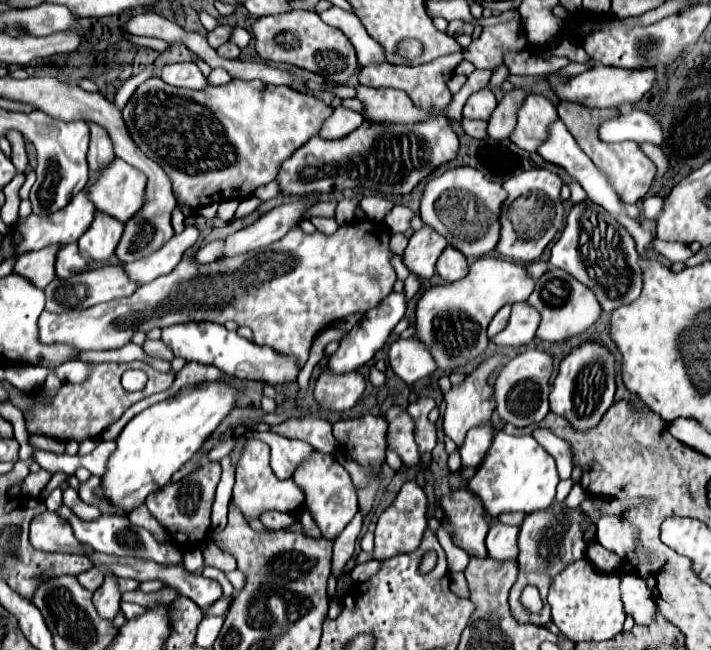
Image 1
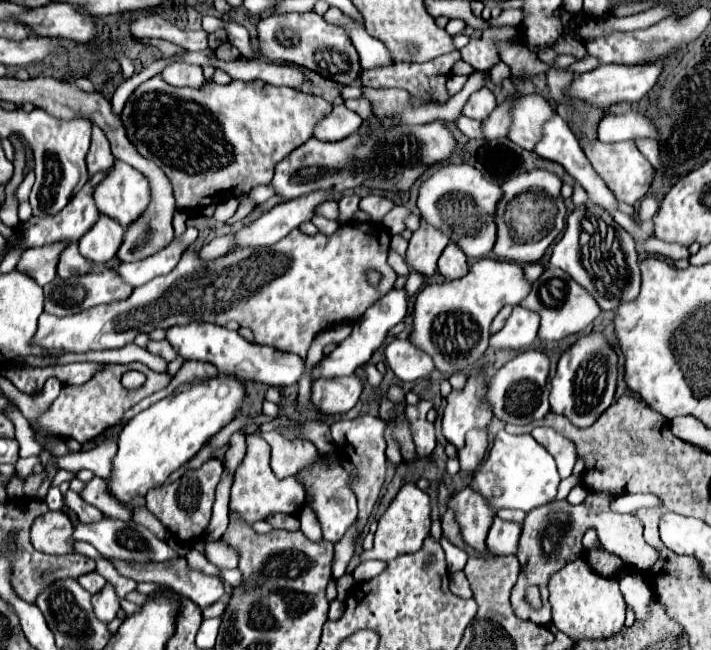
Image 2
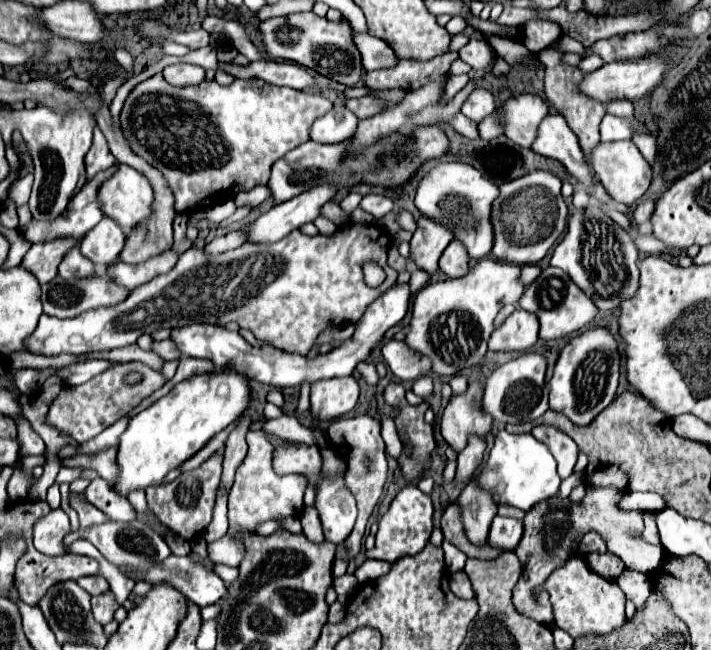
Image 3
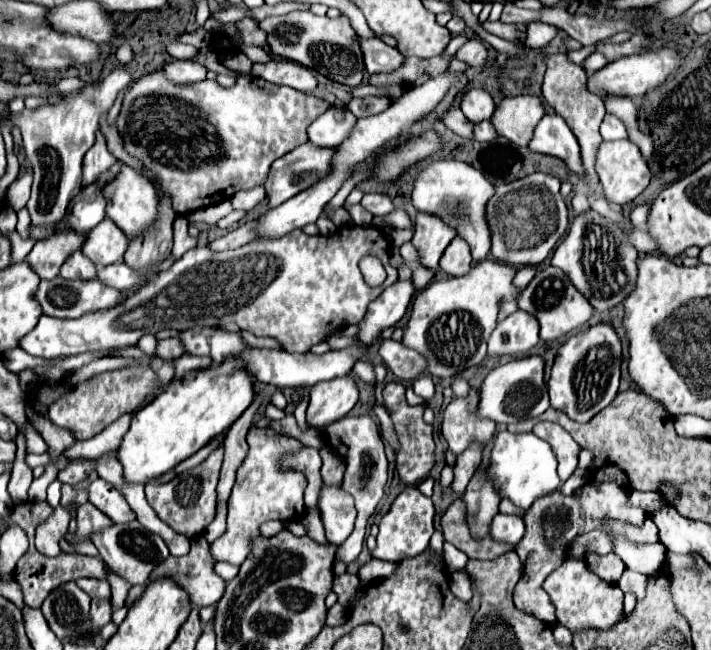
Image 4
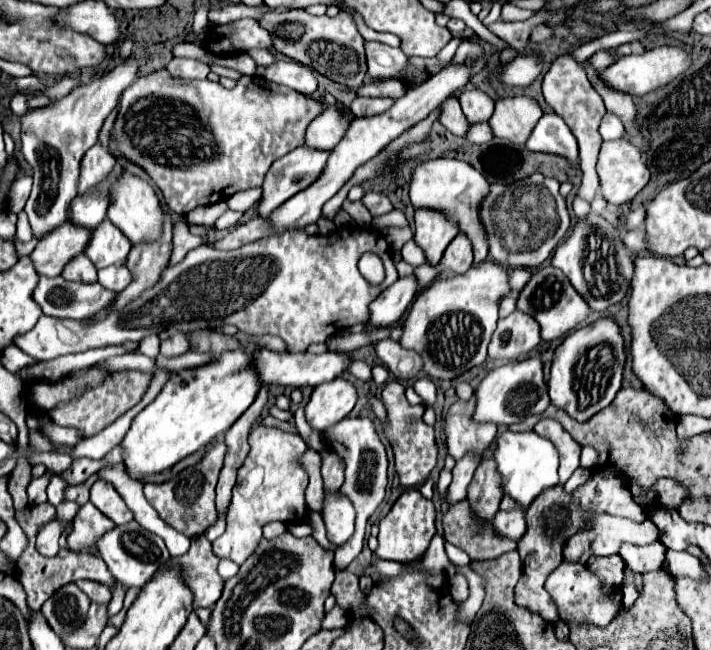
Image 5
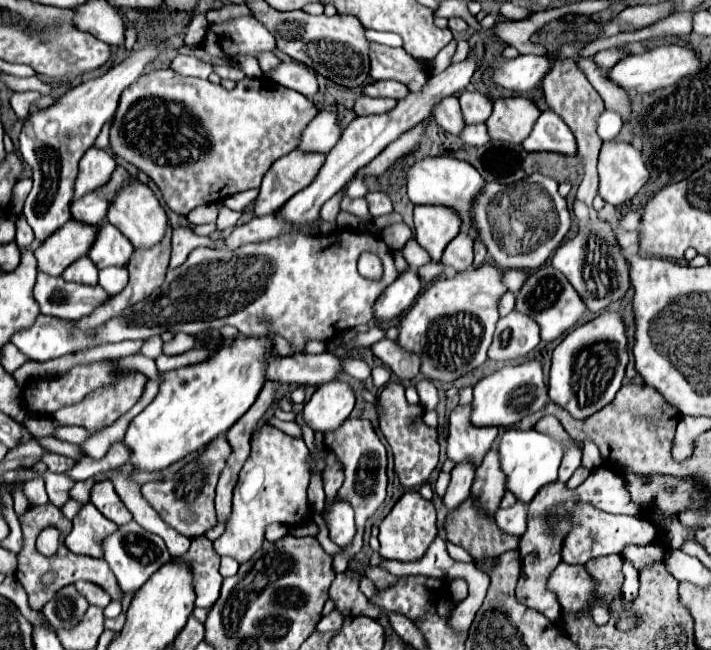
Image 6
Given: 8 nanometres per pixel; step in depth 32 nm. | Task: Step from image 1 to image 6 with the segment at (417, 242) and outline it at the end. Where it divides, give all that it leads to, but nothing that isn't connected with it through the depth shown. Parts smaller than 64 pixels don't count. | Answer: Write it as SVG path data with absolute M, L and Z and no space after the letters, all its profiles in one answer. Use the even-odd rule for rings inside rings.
M416 206L414 226L416 242L430 254L432 262L438 262L448 242L460 232L460 218L448 208Z

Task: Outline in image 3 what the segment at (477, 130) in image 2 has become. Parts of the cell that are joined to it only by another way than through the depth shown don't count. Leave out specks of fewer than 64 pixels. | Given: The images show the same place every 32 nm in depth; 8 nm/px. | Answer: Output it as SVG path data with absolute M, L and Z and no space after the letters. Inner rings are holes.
M462 112L456 114L456 116L450 120L450 124L452 124L462 136L466 136L466 138L478 138L478 122L466 118Z

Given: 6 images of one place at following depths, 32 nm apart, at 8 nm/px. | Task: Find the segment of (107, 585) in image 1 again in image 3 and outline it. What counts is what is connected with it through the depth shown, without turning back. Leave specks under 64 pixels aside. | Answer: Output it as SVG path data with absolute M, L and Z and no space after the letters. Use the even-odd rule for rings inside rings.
M108 590L100 596L92 596L92 612L100 624L108 624L114 618L116 610L118 610L118 602L116 602L112 590Z

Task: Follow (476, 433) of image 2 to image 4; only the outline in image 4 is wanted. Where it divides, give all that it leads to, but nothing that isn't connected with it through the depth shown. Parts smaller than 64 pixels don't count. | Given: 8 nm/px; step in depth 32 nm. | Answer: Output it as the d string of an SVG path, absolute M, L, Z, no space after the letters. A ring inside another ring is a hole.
M470 444L458 456L456 466L454 466L454 482L452 482L452 490L456 492L456 498L462 496L466 484L470 482L470 478L476 472L476 468L480 466L480 462L482 462L482 450L484 450L482 444Z

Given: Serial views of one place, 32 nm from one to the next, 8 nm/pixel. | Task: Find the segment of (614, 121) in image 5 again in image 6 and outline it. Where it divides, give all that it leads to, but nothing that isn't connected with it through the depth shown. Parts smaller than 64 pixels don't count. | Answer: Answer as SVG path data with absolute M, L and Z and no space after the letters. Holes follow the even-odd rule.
M604 110L604 116L600 116L600 124L598 124L598 134L602 140L614 140L622 130L622 118L620 114L612 112L612 110Z

